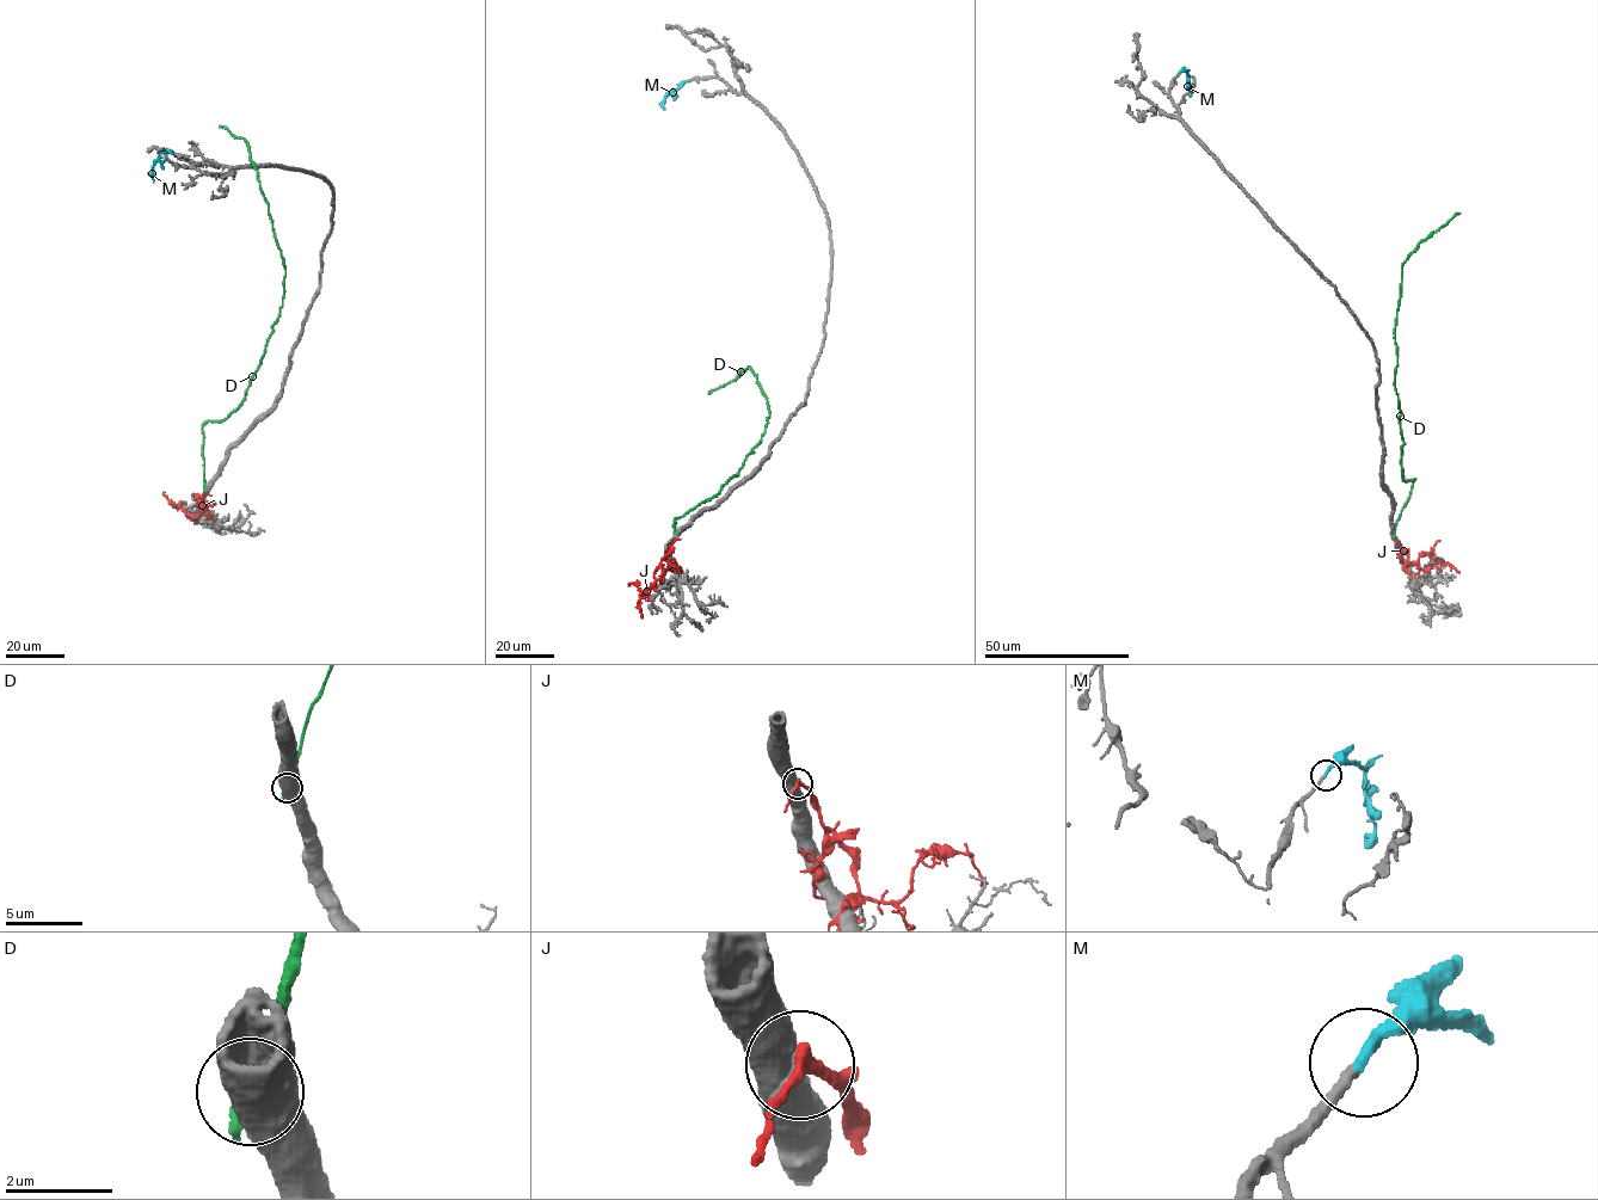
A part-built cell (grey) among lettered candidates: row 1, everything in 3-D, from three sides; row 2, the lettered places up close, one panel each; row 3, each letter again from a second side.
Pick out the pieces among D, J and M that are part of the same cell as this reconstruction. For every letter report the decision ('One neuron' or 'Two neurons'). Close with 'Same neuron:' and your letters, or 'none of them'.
D: Two neurons
J: Two neurons
M: One neuron
Same neuron: M

